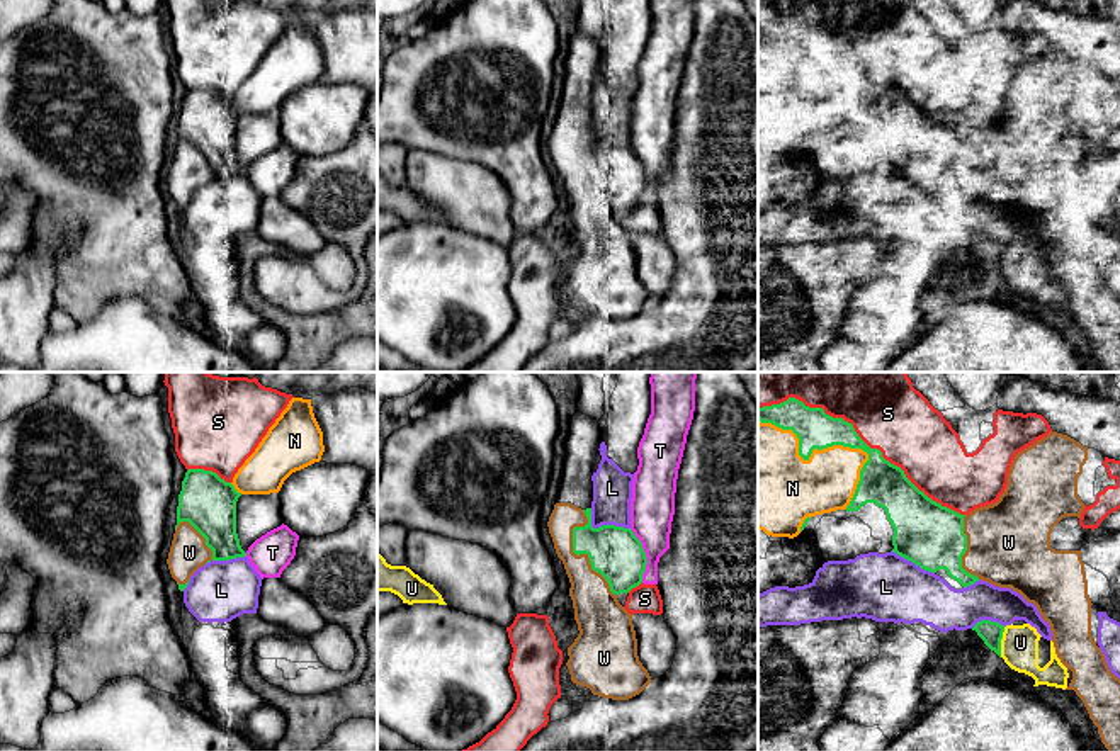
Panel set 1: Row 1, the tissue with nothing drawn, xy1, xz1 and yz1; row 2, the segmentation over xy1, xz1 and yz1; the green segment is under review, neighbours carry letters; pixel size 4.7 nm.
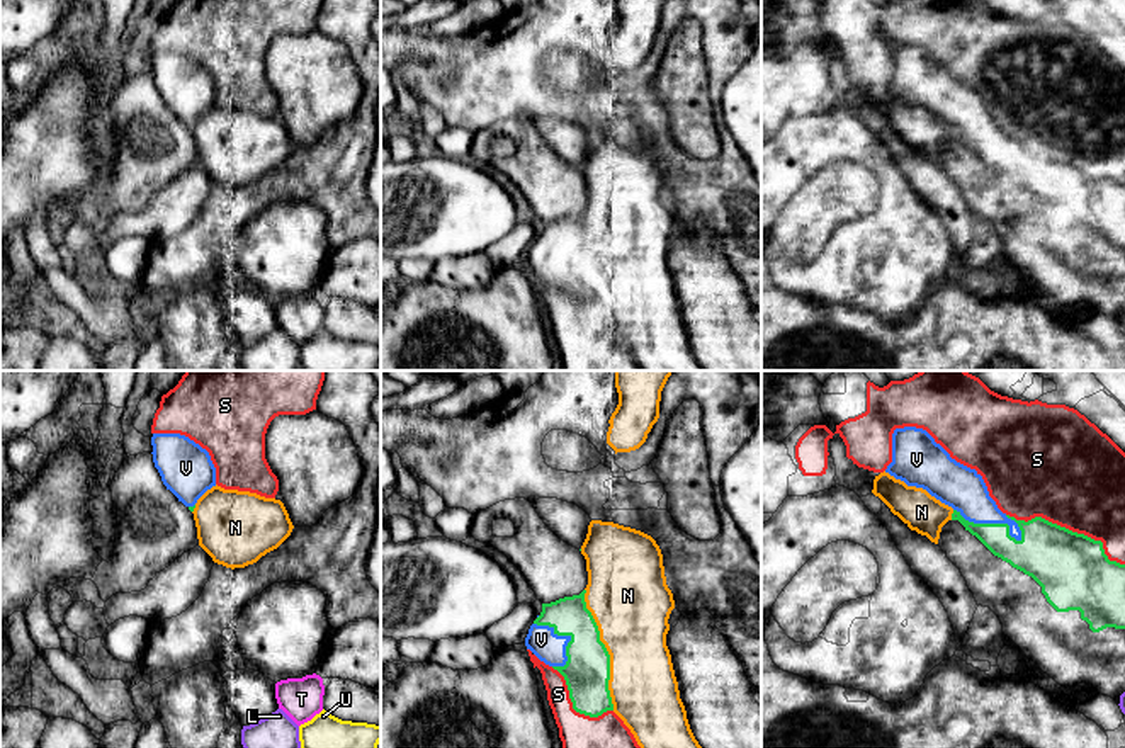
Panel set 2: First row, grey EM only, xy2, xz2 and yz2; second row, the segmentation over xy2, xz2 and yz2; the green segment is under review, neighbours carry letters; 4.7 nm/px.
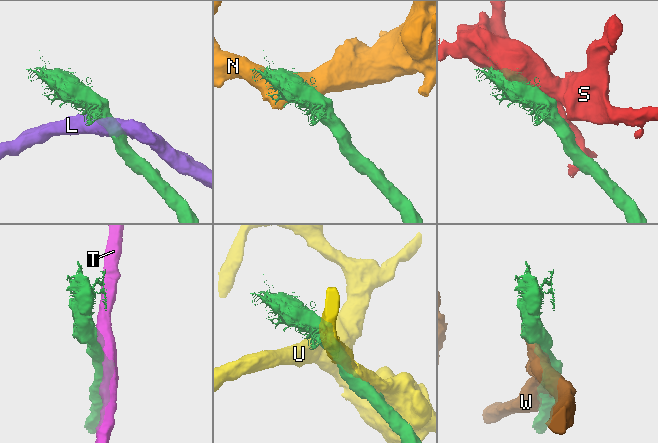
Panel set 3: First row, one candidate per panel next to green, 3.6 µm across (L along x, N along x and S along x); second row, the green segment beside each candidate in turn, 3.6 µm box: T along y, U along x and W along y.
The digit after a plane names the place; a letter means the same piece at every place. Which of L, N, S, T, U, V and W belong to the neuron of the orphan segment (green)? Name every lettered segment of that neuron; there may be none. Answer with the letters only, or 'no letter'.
V

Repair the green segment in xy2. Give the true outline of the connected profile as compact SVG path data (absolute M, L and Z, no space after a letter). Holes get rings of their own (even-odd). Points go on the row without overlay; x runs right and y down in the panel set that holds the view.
M153 53L151 65L163 104L194 131L197 119L216 105L216 87L209 71L180 53Z

